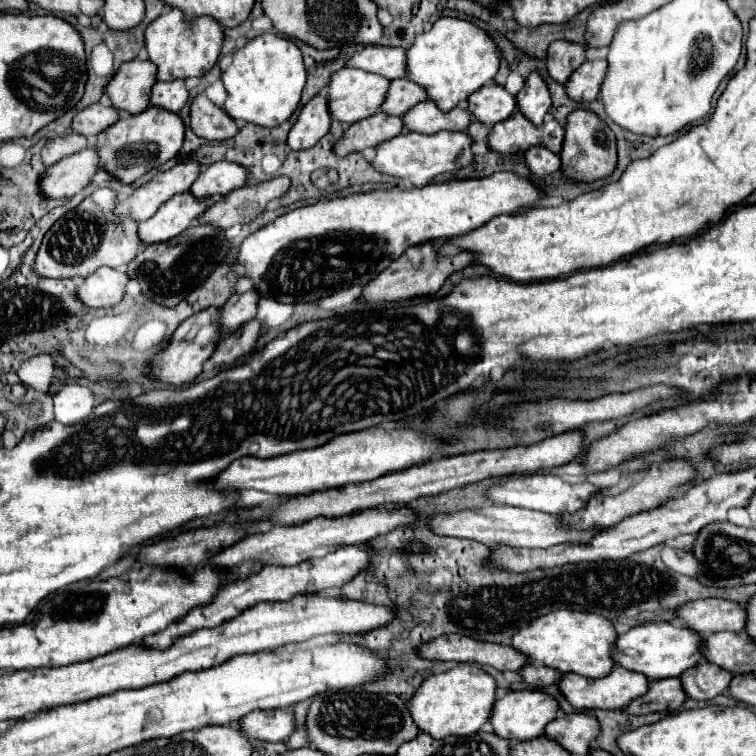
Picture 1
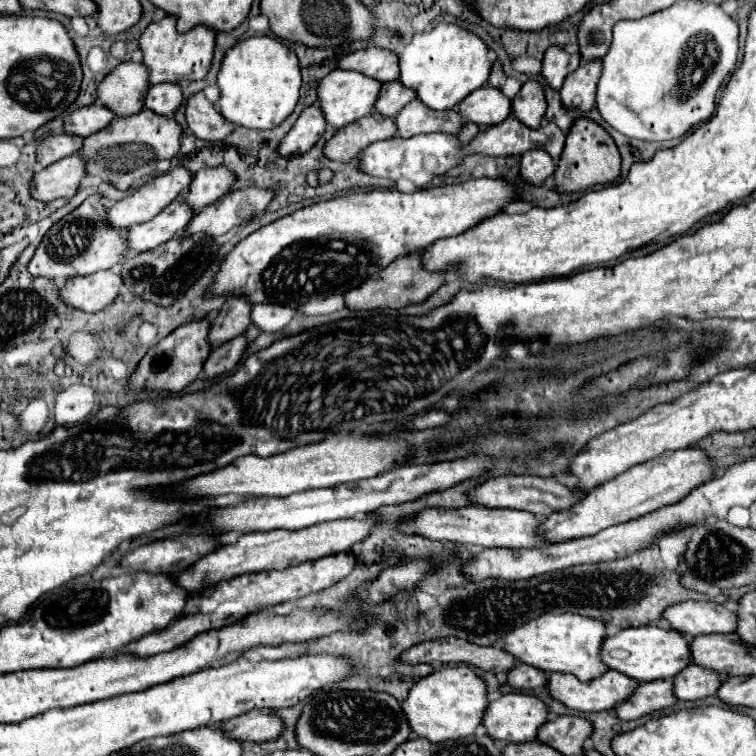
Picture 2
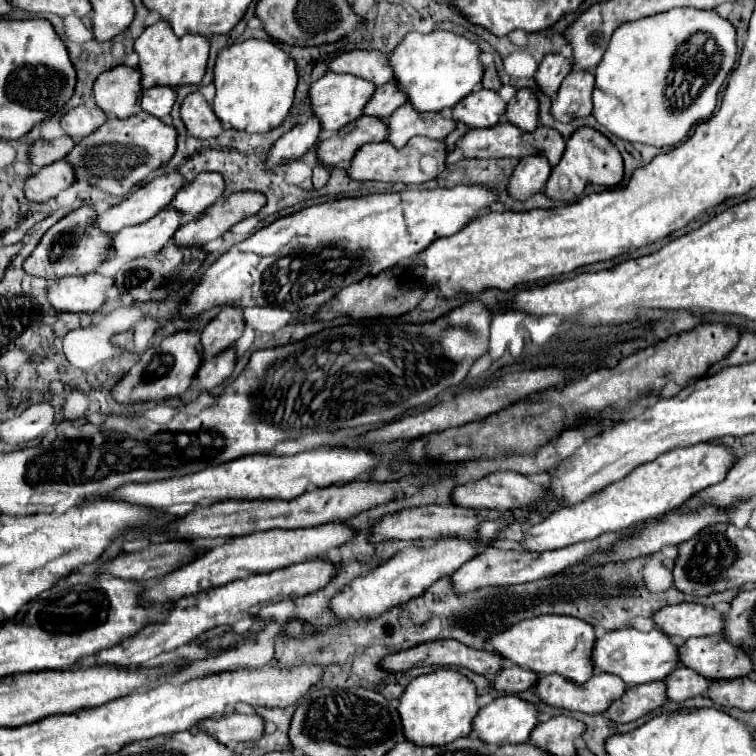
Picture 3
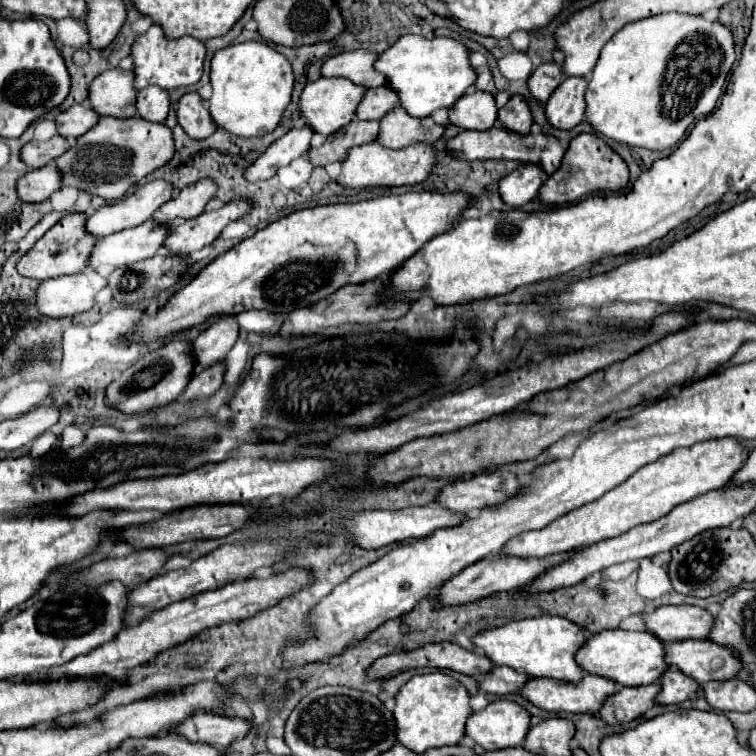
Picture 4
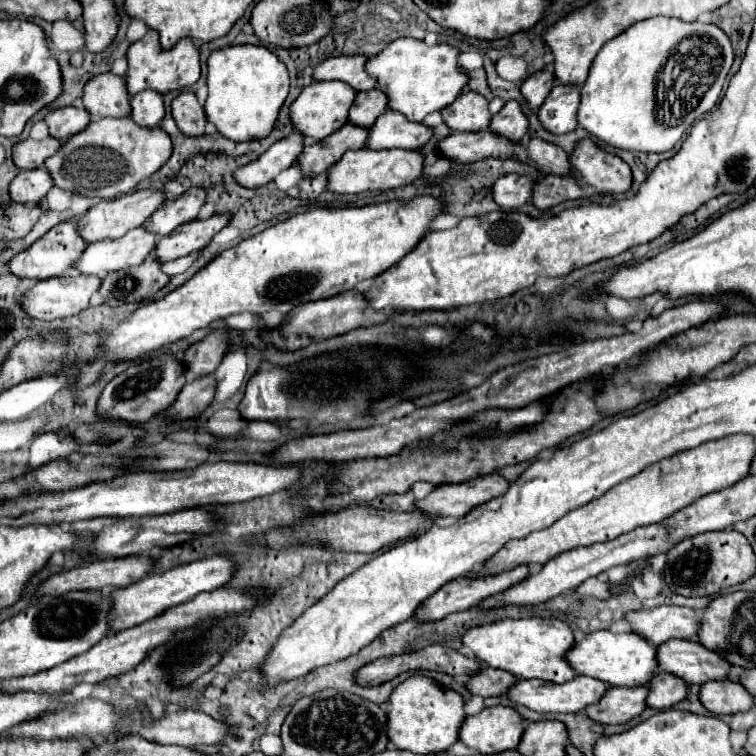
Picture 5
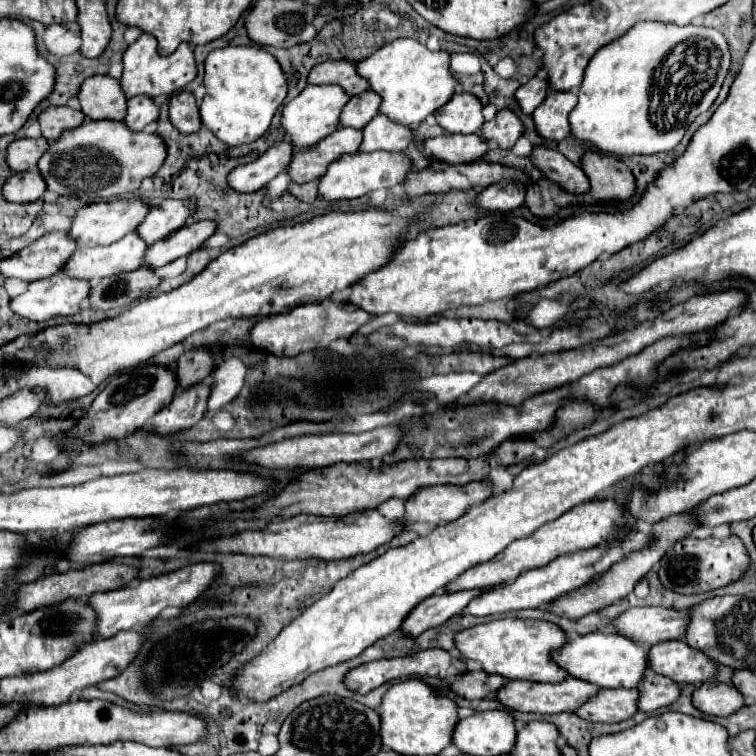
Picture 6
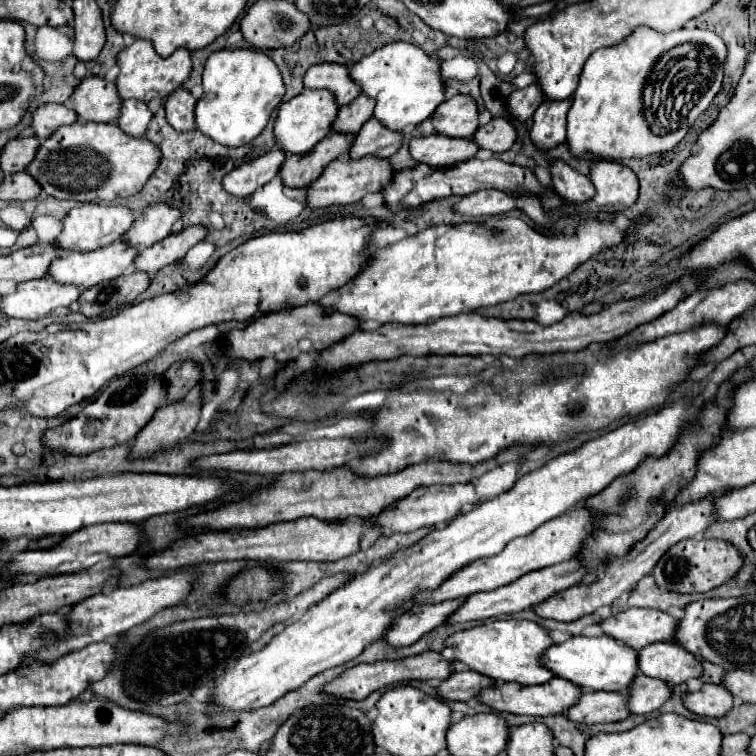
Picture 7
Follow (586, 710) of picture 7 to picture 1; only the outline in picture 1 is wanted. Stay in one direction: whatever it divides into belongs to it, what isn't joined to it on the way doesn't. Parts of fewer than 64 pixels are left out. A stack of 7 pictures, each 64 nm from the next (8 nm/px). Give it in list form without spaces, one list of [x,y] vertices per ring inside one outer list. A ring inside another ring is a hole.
[[[678,678],[652,680],[648,692],[636,698],[626,712],[628,714],[652,714],[652,712],[674,712],[686,700],[684,688],[680,688]]]

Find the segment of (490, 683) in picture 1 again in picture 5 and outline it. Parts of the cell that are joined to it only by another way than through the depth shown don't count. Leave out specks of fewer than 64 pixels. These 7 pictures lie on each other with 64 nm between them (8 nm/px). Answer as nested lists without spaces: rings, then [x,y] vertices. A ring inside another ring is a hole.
[[[414,674],[398,684],[390,696],[388,738],[396,748],[410,750],[414,754],[448,750],[458,740],[460,724],[464,722],[464,718],[464,698],[456,690],[444,688],[430,676]]]

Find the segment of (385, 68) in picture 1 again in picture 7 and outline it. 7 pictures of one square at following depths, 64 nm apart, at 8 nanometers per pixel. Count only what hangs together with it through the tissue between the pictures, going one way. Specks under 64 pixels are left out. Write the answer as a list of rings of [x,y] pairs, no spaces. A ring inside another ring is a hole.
[[[314,64],[308,68],[304,76],[306,88],[326,88],[334,92],[336,102],[340,106],[352,102],[356,96],[360,96],[360,84],[356,84],[350,76],[350,68],[344,64]]]

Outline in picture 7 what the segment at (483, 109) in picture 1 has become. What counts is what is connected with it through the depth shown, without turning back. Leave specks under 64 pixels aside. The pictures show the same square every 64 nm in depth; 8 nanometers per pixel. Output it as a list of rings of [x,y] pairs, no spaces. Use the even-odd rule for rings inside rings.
[[[456,94],[442,102],[432,114],[432,124],[438,134],[452,138],[470,138],[478,128],[478,106],[468,94]]]

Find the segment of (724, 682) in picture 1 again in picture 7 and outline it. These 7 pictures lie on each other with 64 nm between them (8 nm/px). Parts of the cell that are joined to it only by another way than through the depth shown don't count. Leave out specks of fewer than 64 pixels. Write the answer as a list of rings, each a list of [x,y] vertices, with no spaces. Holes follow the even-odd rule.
[[[638,674],[628,694],[630,694],[628,708],[632,714],[650,714],[672,696],[672,688],[662,680],[652,680],[650,676]]]

